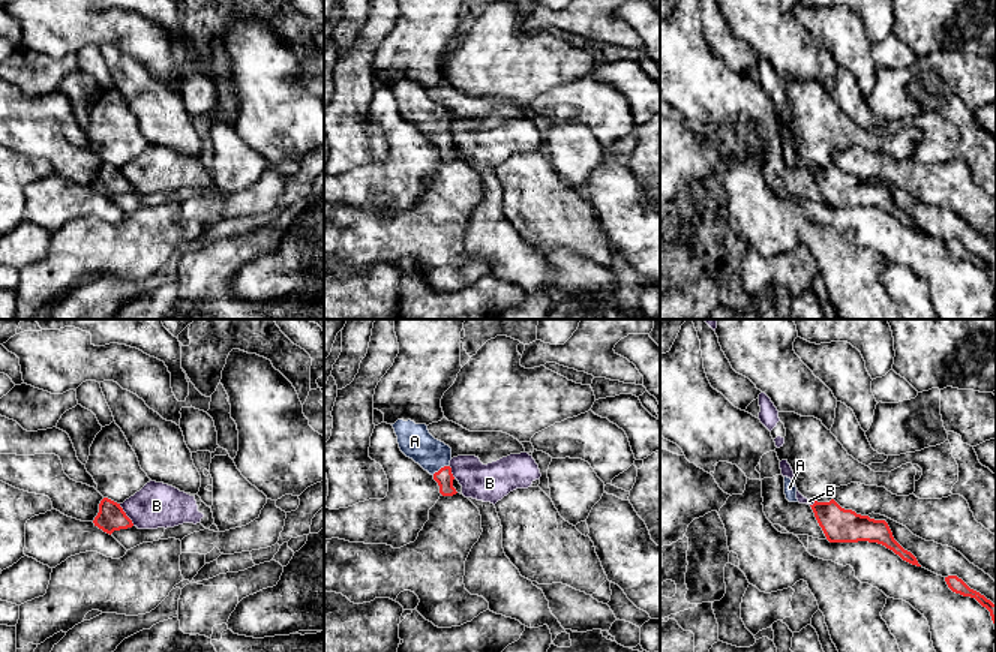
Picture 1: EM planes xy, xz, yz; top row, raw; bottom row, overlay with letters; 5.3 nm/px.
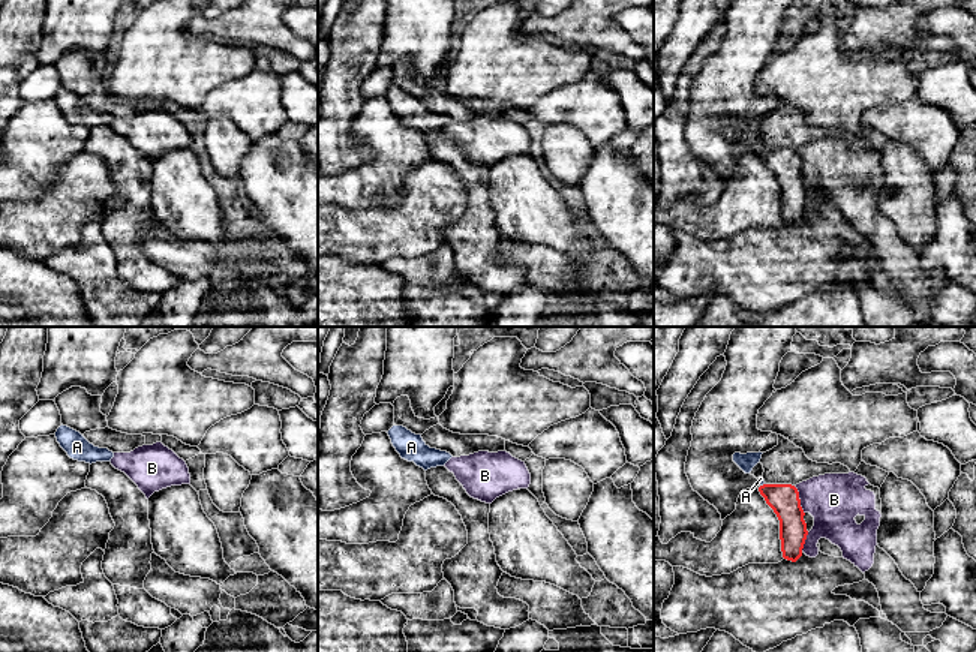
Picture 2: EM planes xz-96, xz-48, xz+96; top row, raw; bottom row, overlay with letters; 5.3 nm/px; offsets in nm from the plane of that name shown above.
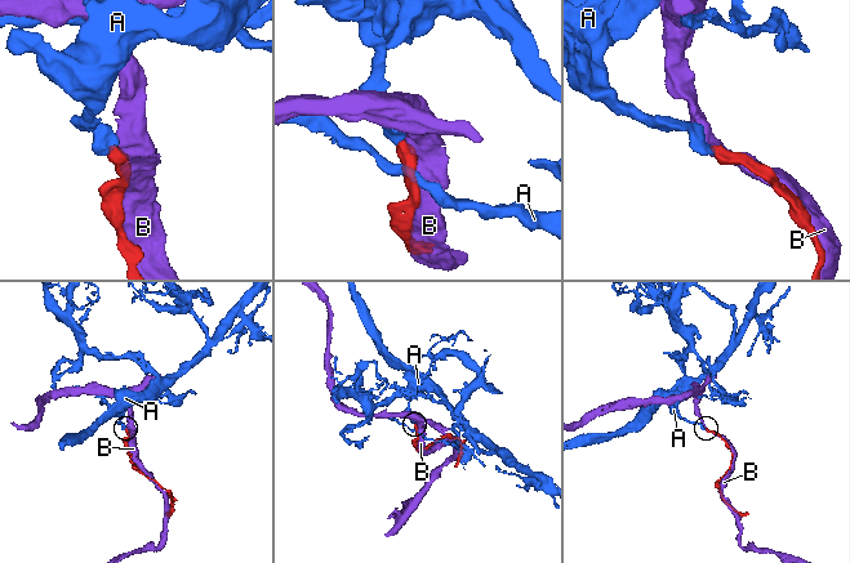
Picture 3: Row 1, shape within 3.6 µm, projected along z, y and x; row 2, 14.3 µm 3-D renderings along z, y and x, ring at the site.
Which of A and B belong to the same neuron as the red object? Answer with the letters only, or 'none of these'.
A

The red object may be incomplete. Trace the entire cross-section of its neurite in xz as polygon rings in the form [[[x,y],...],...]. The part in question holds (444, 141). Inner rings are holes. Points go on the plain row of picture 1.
[[[398,84],[392,88],[398,100],[400,115],[428,135],[440,150],[442,160],[456,159],[450,124],[452,112],[435,103],[426,88]]]

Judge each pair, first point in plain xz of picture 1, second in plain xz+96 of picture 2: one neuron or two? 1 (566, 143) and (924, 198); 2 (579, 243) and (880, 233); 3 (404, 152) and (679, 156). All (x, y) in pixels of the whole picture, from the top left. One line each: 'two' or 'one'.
1: one
2: one
3: two

